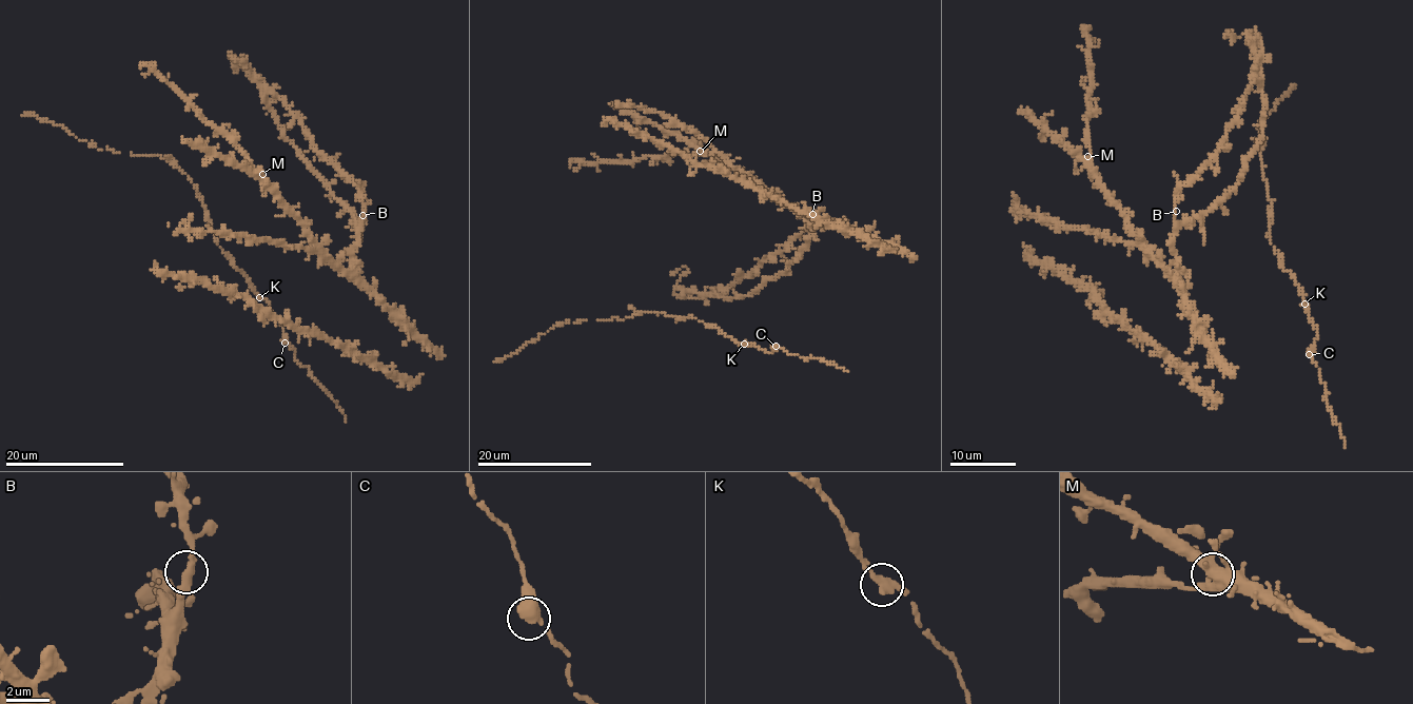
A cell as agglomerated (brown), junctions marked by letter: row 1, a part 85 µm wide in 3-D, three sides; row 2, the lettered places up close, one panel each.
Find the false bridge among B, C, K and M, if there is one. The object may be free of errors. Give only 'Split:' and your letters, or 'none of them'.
Split: none of them

